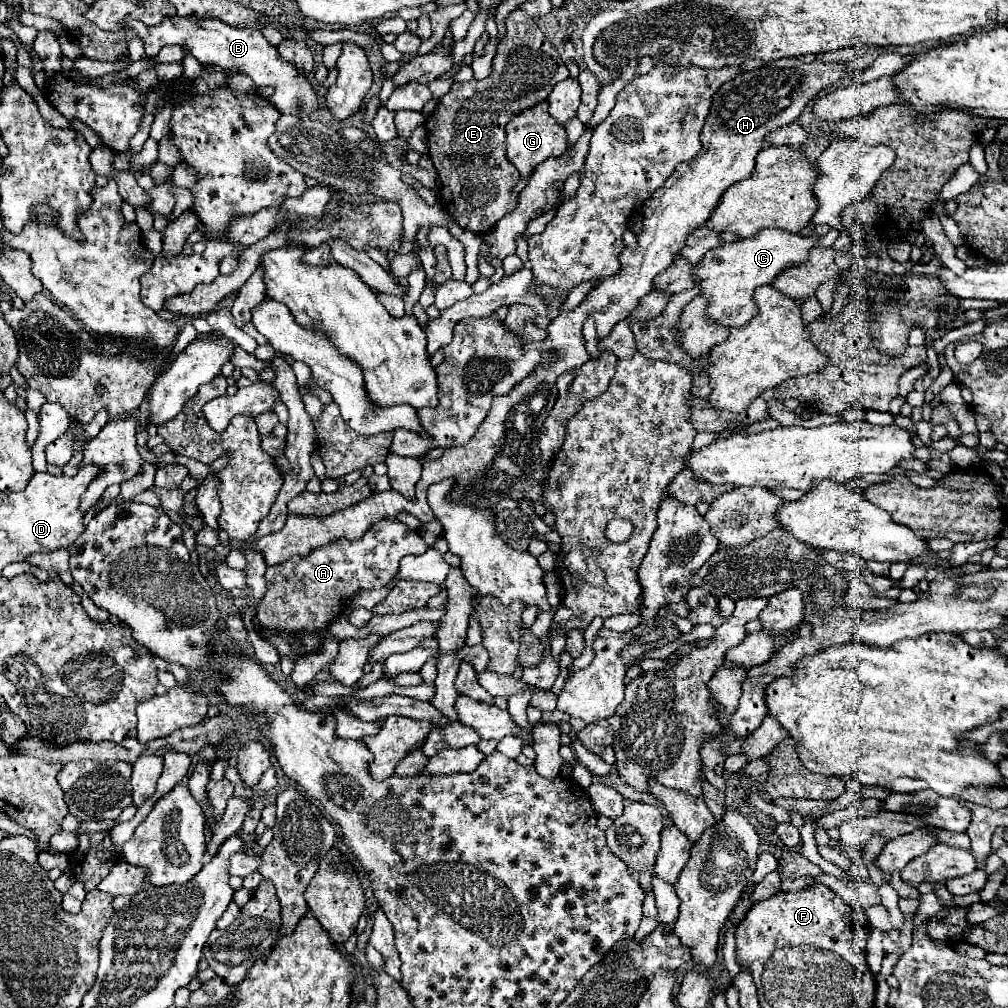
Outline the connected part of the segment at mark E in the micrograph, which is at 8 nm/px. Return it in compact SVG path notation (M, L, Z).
M514 10L506 18L506 36L500 40L496 48L492 74L484 80L454 82L450 92L440 98L438 108L426 120L428 148L430 148L428 152L440 178L440 202L444 210L448 210L454 216L460 228L476 234L484 234L504 214L516 208L516 194L512 194L512 188L518 182L520 172L506 158L504 126L514 114L522 112L524 108L544 102L552 92L554 84L566 78L568 78L568 70L566 64L560 60L560 54L552 48L552 44L546 40L546 36L540 32L540 28L534 24L534 20L528 14L524 14L522 10Z

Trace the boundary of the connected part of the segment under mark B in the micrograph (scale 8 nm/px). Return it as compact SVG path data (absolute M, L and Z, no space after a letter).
M168 18L158 26L146 28L146 34L140 34L146 42L146 54L156 56L158 50L166 44L186 44L192 52L192 56L198 58L200 64L214 64L226 72L232 74L246 74L250 76L256 86L272 86L272 104L280 114L298 114L298 116L312 116L316 110L320 110L326 100L320 96L308 74L294 66L292 62L286 62L282 56L278 56L278 50L268 44L268 40L258 30L250 28L234 28L228 24L222 24L216 18Z

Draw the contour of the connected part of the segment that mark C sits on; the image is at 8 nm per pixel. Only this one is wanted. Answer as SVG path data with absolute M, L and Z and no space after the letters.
M778 228L760 230L754 238L744 238L738 242L726 242L714 250L708 250L694 266L694 278L700 280L702 294L710 298L708 316L724 326L742 326L758 314L754 304L754 290L764 284L772 284L778 274L786 268L804 264L810 250L816 246L820 236L802 236Z

